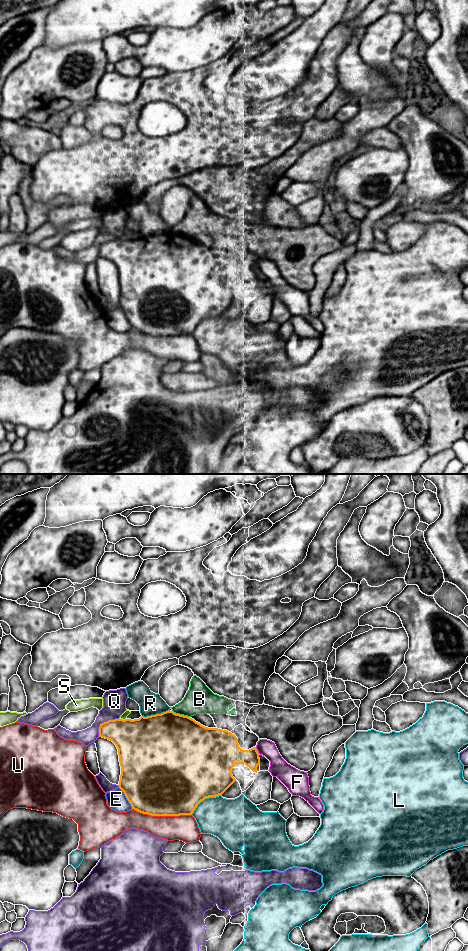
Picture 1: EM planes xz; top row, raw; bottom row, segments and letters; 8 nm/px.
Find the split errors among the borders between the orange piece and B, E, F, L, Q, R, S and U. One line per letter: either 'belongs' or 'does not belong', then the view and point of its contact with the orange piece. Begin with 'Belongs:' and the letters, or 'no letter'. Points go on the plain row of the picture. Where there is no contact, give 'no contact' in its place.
Belongs: no letter
B: does not belong; meets orange in xz at (181, 235)
E: does not belong; meets orange in xz at (126, 317)
F: does not belong; meets orange in xz at (256, 270)
L: does not belong; meets orange in xz at (204, 318)
Q: does not belong; meets orange in xz at (104, 242)
R: does not belong; meets orange in xz at (156, 234)
S: does not belong; meets orange in xz at (122, 239)
U: does not belong; meets orange in xz at (161, 335)

